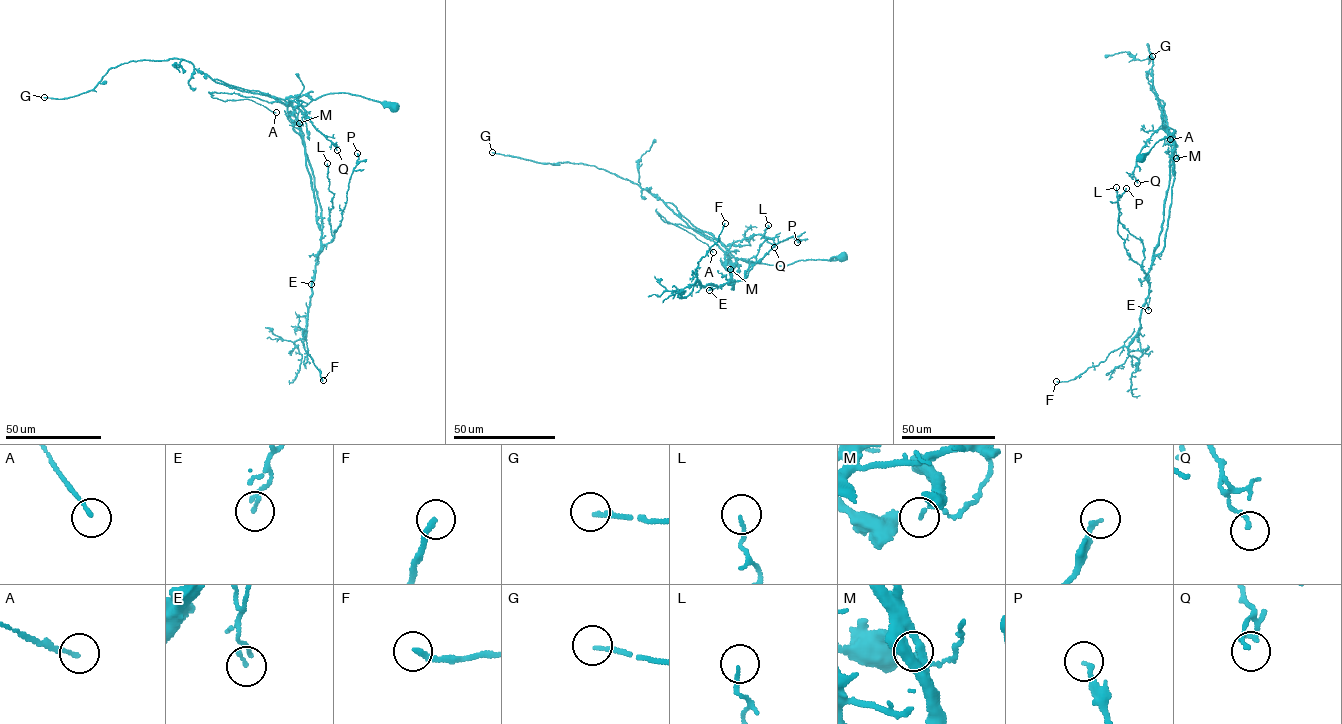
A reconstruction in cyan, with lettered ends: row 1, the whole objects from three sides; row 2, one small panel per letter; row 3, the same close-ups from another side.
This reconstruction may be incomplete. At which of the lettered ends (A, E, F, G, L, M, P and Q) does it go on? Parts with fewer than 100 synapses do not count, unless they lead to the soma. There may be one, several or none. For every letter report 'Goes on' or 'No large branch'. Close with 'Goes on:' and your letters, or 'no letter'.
A: No large branch
E: No large branch
F: No large branch
G: Goes on
L: No large branch
M: No large branch
P: No large branch
Q: No large branch
Goes on: G

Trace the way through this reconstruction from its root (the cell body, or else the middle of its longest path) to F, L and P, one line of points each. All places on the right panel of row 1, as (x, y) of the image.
F: (1139, 158), (1172, 135), (1164, 221), (1139, 331), (1127, 346), (1111, 352), (1098, 365), (1056, 381)
L: (1139, 158), (1172, 135), (1173, 156), (1164, 221), (1147, 275), (1142, 265), (1143, 243), (1120, 222), (1116, 187)
P: (1139, 158), (1172, 135), (1173, 156), (1164, 221), (1147, 275), (1131, 259), (1118, 231), (1117, 200), (1126, 188)

